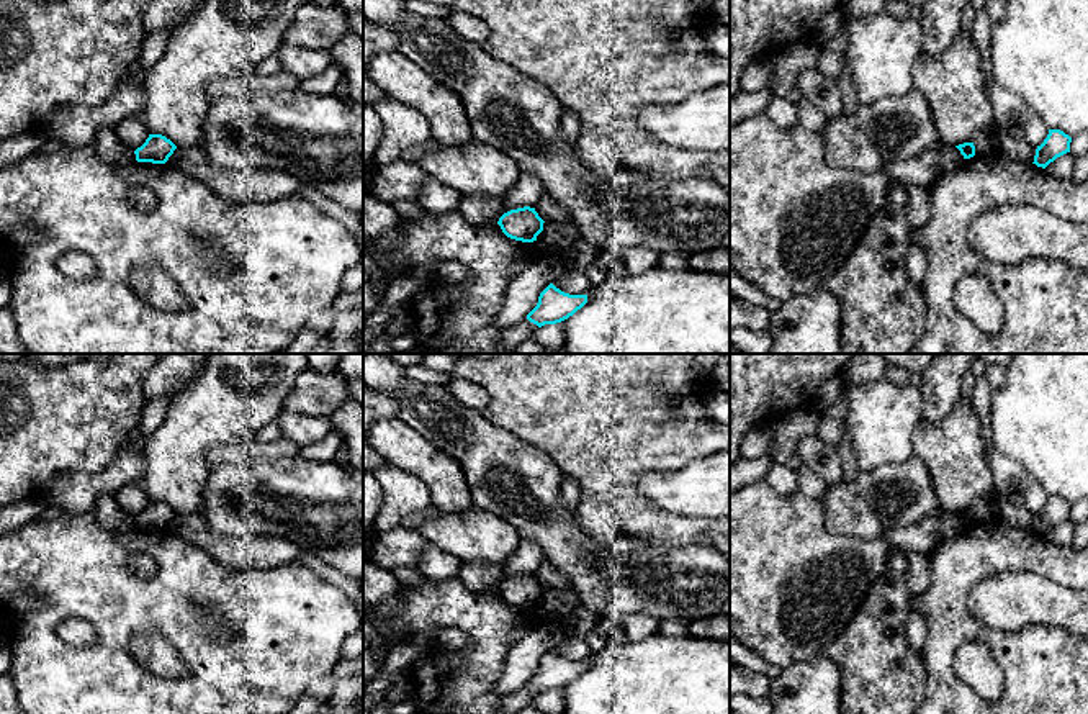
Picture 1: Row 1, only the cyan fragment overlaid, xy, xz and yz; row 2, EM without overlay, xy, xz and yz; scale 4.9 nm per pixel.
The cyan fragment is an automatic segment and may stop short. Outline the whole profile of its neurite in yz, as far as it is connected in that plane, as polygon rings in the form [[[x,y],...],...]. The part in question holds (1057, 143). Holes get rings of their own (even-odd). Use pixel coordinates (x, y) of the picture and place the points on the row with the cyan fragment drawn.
[[[1049,129],[1047,138],[1036,149],[1034,162],[1037,167],[1045,169],[1057,157],[1070,152],[1072,138],[1060,129]]]

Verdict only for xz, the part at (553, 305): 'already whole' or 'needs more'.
already whole

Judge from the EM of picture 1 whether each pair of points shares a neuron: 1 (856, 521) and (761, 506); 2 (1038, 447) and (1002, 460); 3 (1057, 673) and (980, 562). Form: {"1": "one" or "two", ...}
{"1": "two", "2": "two", "3": "one"}

